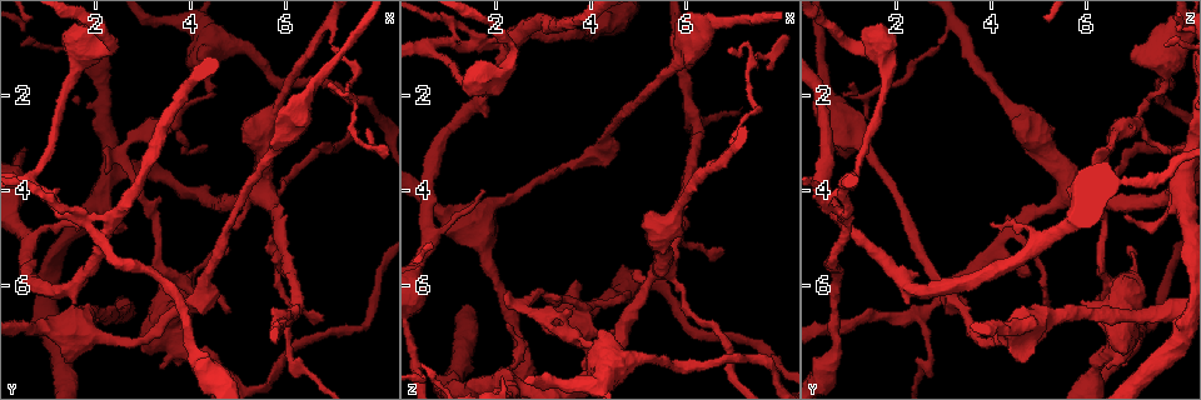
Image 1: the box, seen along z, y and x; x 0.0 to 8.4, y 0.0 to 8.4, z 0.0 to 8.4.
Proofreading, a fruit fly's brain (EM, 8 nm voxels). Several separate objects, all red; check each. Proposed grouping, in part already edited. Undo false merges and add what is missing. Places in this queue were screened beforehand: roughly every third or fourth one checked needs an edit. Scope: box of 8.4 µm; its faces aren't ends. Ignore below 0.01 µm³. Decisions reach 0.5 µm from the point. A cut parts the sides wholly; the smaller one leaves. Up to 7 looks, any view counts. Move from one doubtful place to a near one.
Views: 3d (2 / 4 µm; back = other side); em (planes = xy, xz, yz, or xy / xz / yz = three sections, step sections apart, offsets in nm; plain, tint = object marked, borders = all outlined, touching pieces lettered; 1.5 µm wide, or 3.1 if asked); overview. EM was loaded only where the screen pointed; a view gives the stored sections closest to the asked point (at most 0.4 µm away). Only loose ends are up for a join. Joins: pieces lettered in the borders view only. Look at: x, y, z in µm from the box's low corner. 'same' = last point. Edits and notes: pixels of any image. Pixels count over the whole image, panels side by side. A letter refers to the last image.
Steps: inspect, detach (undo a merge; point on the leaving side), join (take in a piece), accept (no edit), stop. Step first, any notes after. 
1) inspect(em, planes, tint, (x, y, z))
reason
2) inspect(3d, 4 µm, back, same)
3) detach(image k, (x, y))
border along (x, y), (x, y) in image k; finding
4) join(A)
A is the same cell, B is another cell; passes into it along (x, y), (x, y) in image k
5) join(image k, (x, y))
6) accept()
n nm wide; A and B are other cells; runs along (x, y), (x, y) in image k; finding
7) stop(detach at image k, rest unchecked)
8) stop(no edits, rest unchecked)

inspect(em, xz, step 4, borders, (6.85, 6.80, 5.20))
tapers out

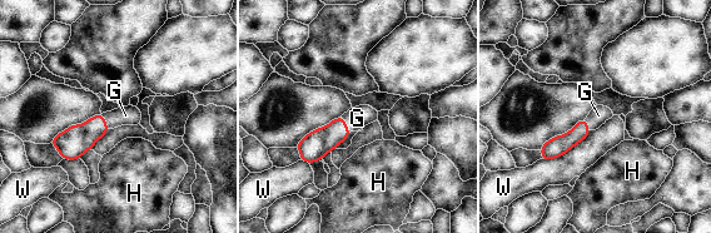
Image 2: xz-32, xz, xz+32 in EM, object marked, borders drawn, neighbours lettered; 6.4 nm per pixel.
join(G)
G is the same cell, H and W are other cells; passes into it along (75, 140), (104, 120), (125, 115) in image 2; the neuron continues

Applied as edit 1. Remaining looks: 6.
inspect(overview)

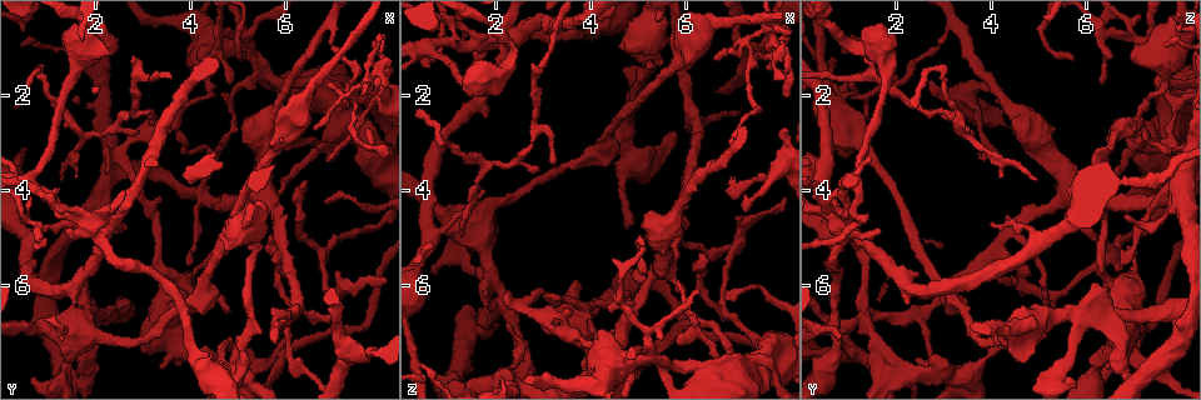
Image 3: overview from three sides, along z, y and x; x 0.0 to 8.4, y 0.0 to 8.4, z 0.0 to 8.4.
inspect(3d, 2 µm, (5.00, 7.20, 1.65))
a fork

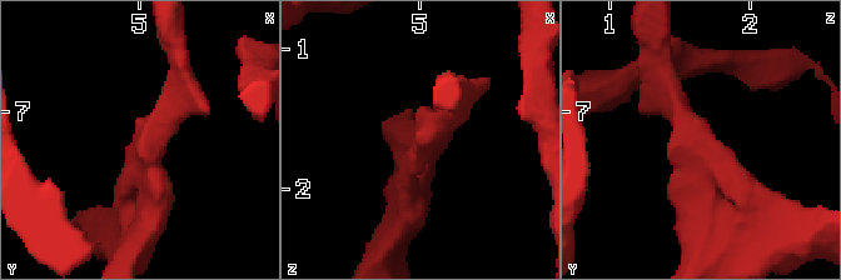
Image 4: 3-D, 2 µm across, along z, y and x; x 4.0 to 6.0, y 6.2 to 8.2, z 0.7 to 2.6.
inspect(em, xz, step 4, tint, (5.08, 7.28, 1.64))
now the EM

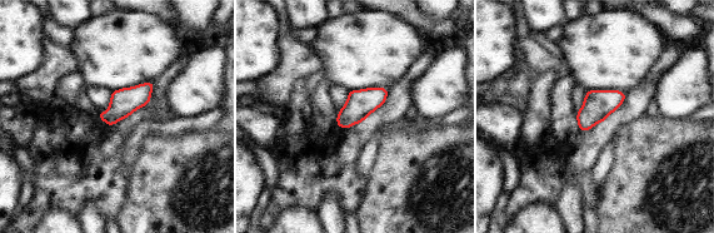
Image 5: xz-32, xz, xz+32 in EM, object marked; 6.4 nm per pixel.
inspect(em, planes, borders, same)

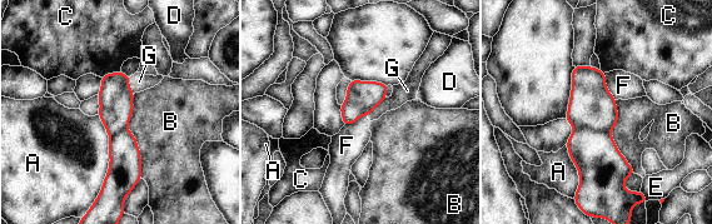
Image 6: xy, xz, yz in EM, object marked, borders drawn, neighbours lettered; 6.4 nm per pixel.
accept()
A, B, C, D, E, F and G are other cells; all the same neuron

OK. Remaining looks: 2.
inspect(3d, 4 µm, (1.80, 1.25, 1.85))
calibre changes

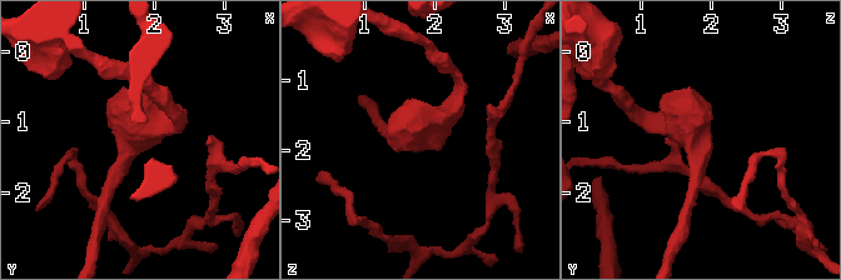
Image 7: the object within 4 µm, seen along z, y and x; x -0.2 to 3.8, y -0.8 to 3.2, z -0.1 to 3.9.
inspect(em, planes, borders, (1.80, 1.30, 1.75))
now the EM

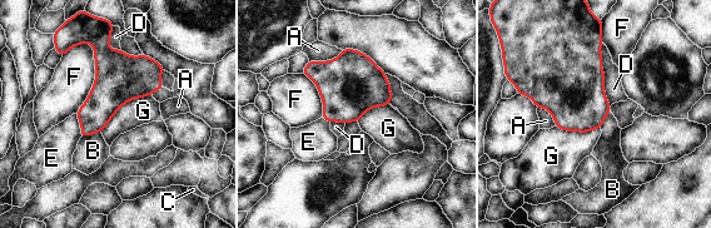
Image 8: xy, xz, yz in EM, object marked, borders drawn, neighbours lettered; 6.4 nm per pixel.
accept()
F touches over 480 nm; A, B, C, D, E, F and G are other cells; all the same neuron

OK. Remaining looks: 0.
stop(join at image 2, rest unchecked)

